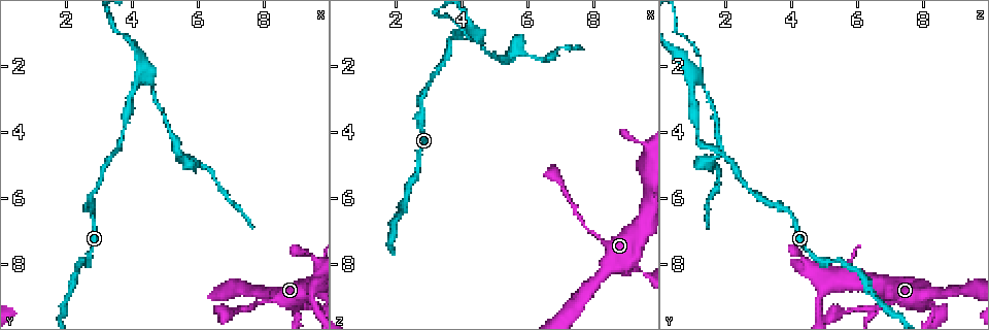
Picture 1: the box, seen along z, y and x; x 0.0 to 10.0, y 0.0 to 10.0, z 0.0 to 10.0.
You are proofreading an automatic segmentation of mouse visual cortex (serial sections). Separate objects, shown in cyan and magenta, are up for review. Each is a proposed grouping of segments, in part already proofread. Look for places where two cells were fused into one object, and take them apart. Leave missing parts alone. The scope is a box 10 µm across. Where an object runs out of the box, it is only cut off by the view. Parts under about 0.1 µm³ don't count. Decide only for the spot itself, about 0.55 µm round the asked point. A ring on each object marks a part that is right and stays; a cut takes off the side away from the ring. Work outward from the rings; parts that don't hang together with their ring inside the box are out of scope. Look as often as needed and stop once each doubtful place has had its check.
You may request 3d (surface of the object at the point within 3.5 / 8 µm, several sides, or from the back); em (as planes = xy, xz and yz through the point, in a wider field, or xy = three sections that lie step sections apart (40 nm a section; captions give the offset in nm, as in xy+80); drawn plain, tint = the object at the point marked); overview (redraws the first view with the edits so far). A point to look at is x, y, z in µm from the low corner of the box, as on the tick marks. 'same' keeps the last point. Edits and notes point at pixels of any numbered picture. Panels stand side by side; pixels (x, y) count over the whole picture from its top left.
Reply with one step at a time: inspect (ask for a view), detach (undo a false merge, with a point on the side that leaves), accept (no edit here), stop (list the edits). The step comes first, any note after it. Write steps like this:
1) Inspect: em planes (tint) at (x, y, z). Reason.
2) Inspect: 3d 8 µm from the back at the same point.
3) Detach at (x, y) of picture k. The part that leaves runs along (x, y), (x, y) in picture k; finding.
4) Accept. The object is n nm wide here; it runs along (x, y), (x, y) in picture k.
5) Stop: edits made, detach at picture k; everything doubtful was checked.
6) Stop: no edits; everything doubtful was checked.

Inspect: 3d 8 µm from the back at (8.90, 9.30, 8.35). Sudden change in width.

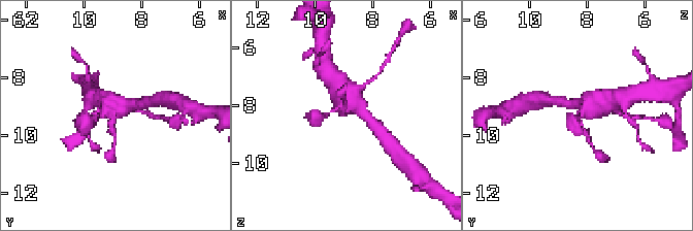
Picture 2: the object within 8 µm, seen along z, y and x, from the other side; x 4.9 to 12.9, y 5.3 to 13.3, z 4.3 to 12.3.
Inspect: em xy step 1 (tint) at the same point. 3 arms meet here; the arms are 150, 200, 600 nm wide.

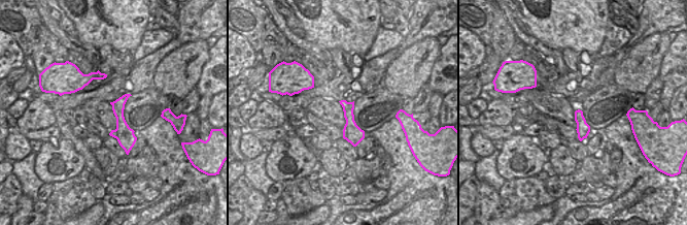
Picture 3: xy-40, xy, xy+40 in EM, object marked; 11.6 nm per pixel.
Accept. It runs along (125, 97), (119, 120), (127, 149) in picture 3; one cell here.

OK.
Inspect: 3d 3.5 µm at (4.05, 2.60, 1.00). Sudden change in width.

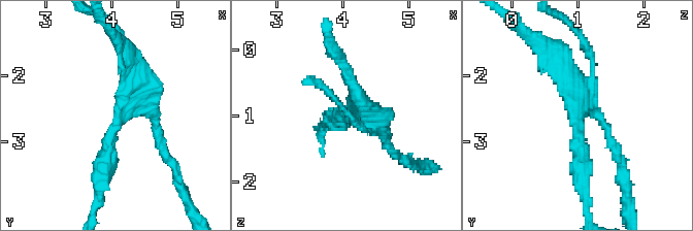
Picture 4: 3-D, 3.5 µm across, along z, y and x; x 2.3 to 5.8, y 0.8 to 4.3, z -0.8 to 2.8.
Inspect: em xy step 5 (tint) at (4.10, 2.60, 1.00). 4 arms meet here; the arms are 150, 150, 300, 350 nm wide; need the tissue.

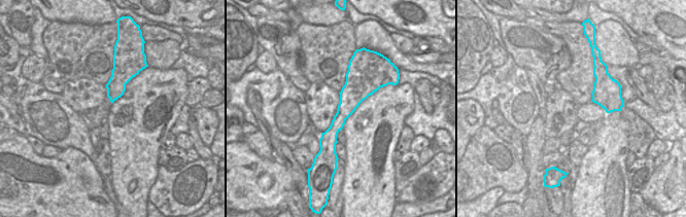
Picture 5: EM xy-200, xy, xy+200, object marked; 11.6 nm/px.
Detach at (159, 143) of picture 4. A border runs along (616, 95), (610, 98), (606, 111) in picture 5; two cells meet here.

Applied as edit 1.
Stop: edits made, detach at picture 4; everything doubtful was checked.

